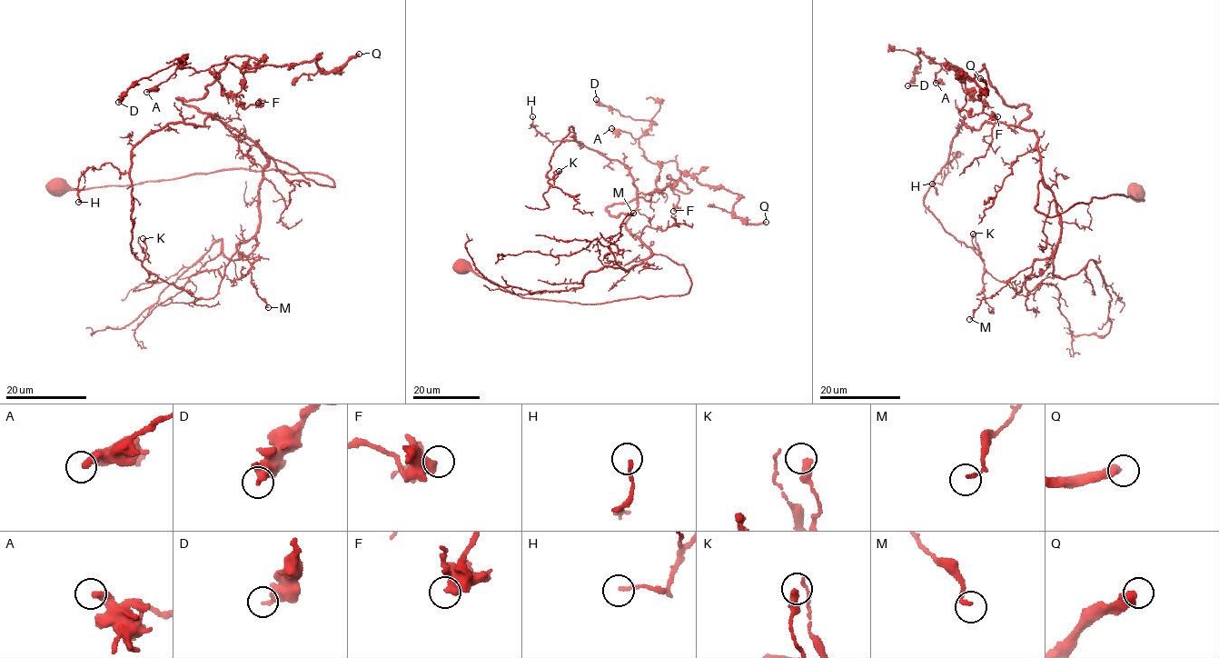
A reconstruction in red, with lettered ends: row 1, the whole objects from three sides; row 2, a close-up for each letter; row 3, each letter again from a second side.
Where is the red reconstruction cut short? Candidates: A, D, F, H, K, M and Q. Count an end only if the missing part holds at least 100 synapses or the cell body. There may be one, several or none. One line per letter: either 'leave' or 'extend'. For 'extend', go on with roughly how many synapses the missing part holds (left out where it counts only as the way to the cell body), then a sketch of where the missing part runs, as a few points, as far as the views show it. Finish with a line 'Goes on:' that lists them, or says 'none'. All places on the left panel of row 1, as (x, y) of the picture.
A: leave
D: leave
F: leave
H: leave
K: leave
M: leave
Q: extend; about 110 synapses
Goes on: Q

